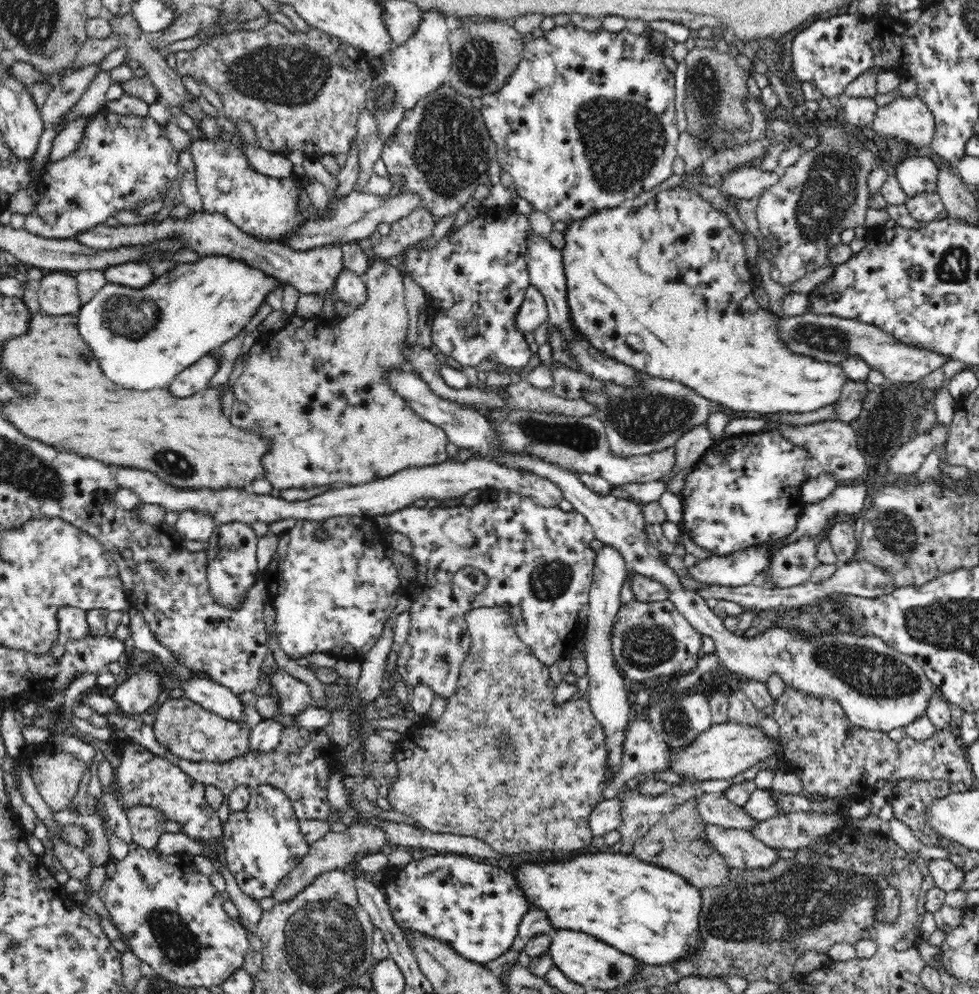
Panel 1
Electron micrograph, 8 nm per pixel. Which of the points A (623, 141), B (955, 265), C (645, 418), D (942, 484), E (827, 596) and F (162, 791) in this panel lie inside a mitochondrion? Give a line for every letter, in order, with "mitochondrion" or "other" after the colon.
A: mitochondrion
B: mitochondrion
C: mitochondrion
D: other
E: other
F: other

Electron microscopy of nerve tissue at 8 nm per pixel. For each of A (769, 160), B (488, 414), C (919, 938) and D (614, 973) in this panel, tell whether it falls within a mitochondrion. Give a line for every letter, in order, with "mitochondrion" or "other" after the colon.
A: other
B: other
C: other
D: mitochondrion

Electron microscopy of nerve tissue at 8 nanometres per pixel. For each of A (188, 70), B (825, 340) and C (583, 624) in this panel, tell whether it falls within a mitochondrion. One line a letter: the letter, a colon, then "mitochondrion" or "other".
A: other
B: mitochondrion
C: other

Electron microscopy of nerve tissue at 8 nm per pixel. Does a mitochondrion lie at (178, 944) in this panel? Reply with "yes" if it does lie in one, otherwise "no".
yes

